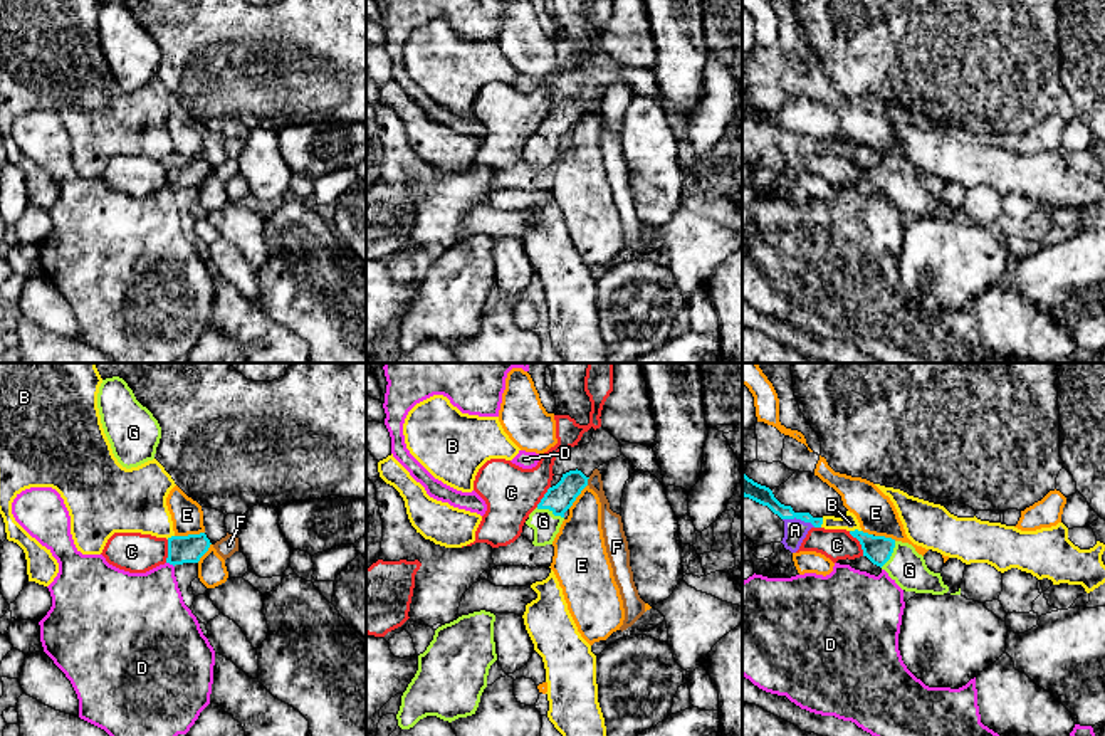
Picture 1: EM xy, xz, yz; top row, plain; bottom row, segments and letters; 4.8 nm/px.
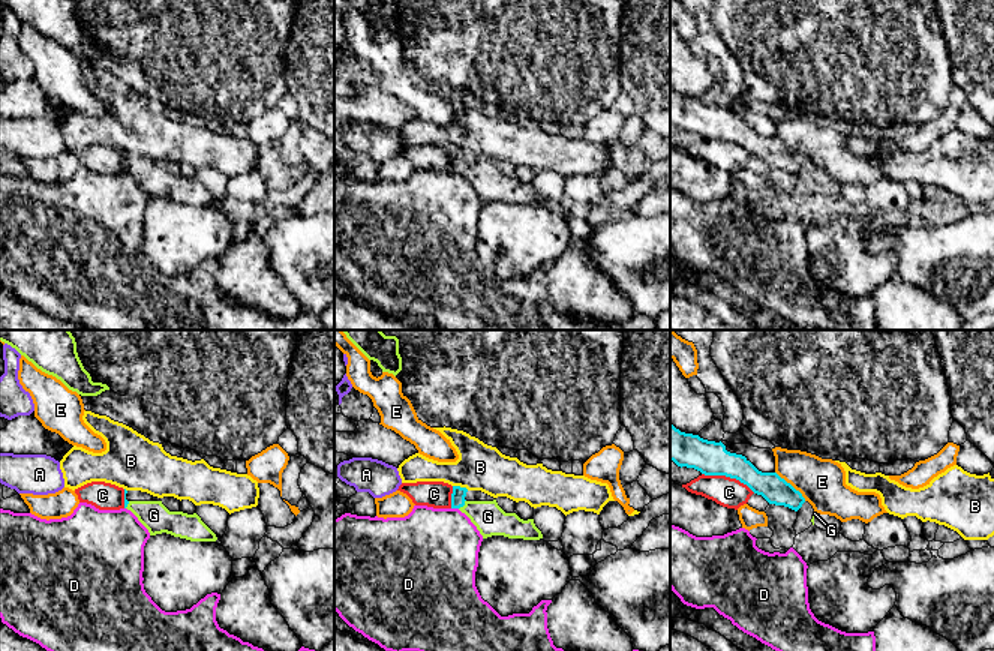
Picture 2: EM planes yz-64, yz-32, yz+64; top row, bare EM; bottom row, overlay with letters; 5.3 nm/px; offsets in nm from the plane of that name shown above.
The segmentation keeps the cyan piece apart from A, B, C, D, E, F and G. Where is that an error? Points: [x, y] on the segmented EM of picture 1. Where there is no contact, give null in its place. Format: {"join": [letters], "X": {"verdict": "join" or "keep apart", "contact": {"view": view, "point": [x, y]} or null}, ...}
{"join": ["G"], "A": {"verdict": "keep apart", "contact": {"view": "yz", "point": [800, 518]}}, "B": {"verdict": "keep apart", "contact": {"view": "yz", "point": [855, 530]}}, "C": {"verdict": "keep apart", "contact": {"view": "yz", "point": [860, 543]}}, "D": {"verdict": "keep apart", "contact": {"view": "xy", "point": [170, 563]}}, "E": {"verdict": "keep apart", "contact": {"view": "xy", "point": [188, 535]}}, "F": {"verdict": "keep apart", "contact": {"view": "xz", "point": [586, 481]}}, "G": {"verdict": "join", "contact": {"view": "xz", "point": [549, 509]}}}

